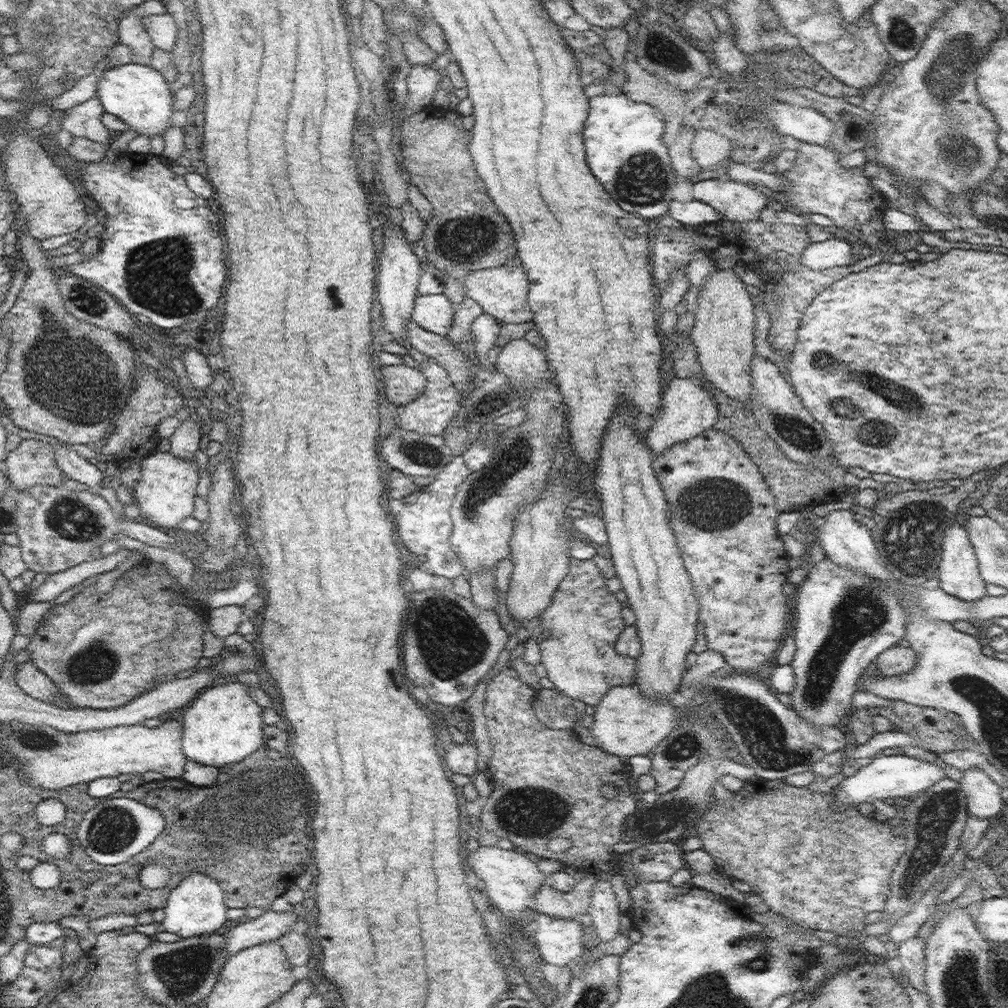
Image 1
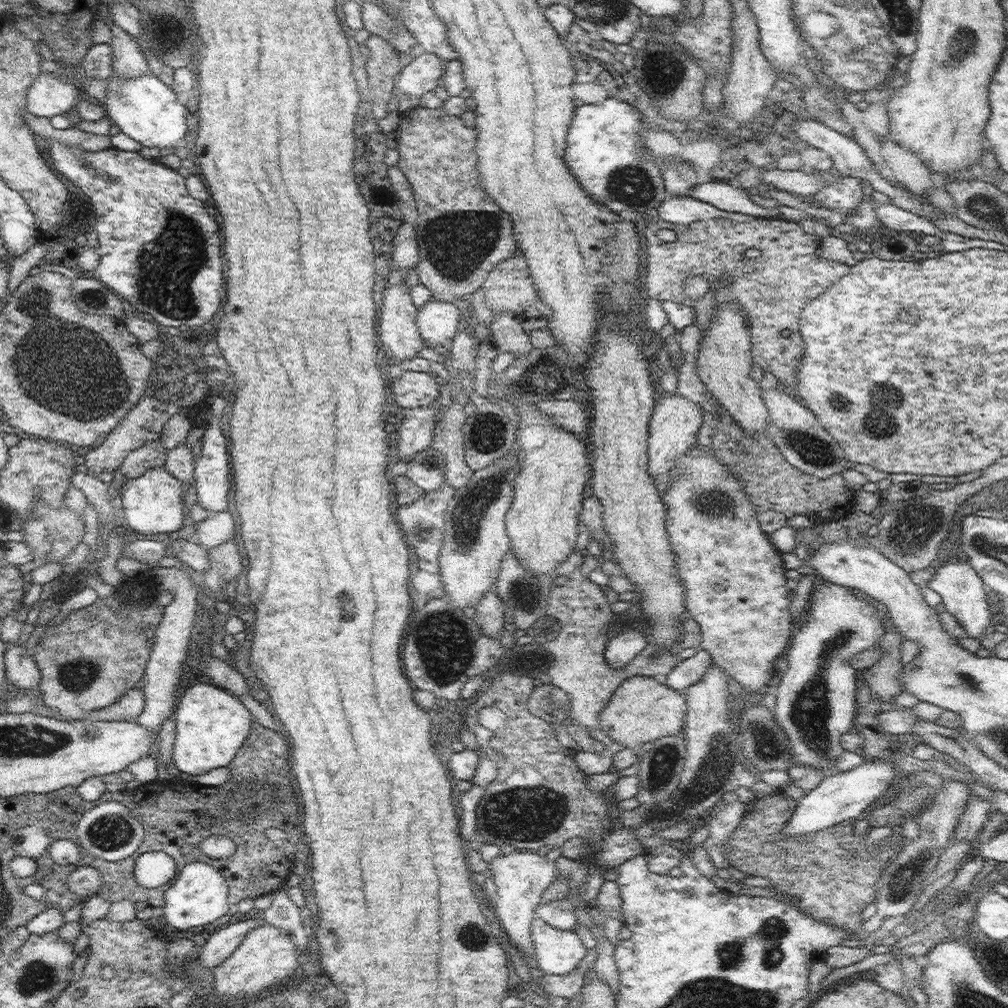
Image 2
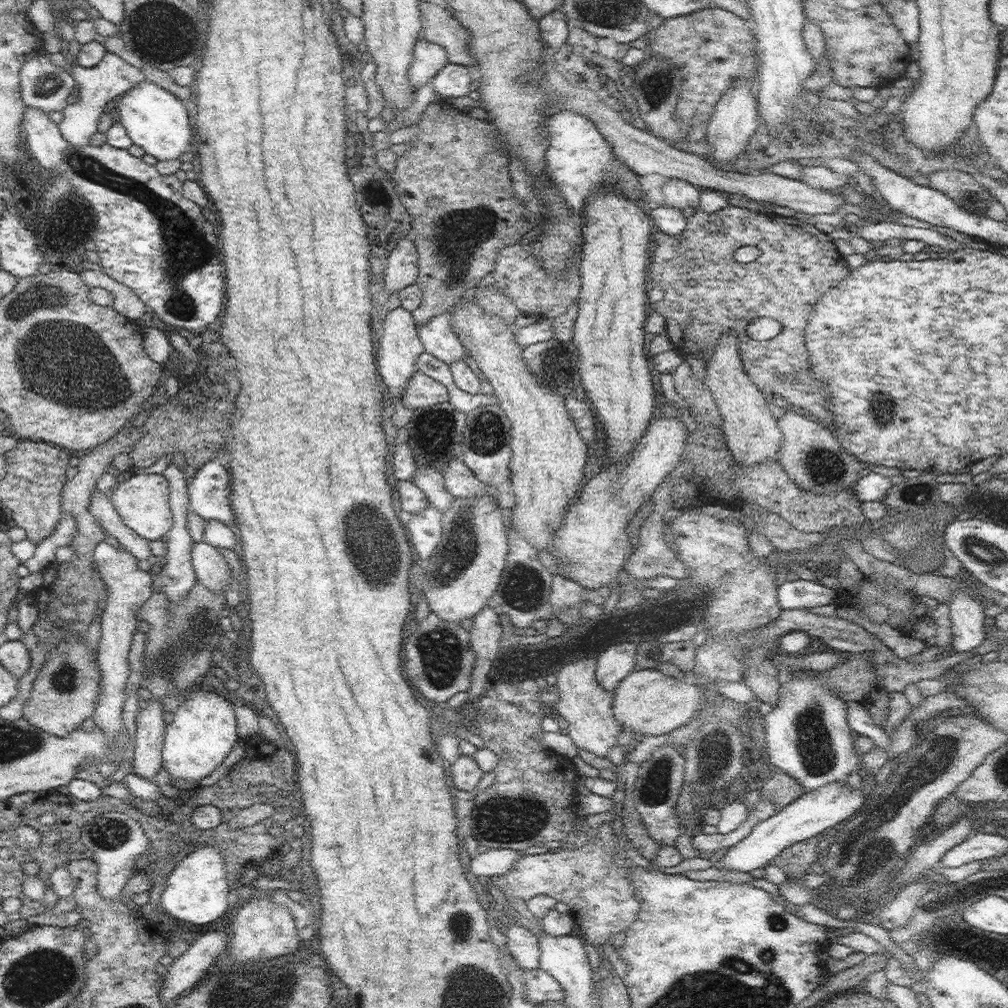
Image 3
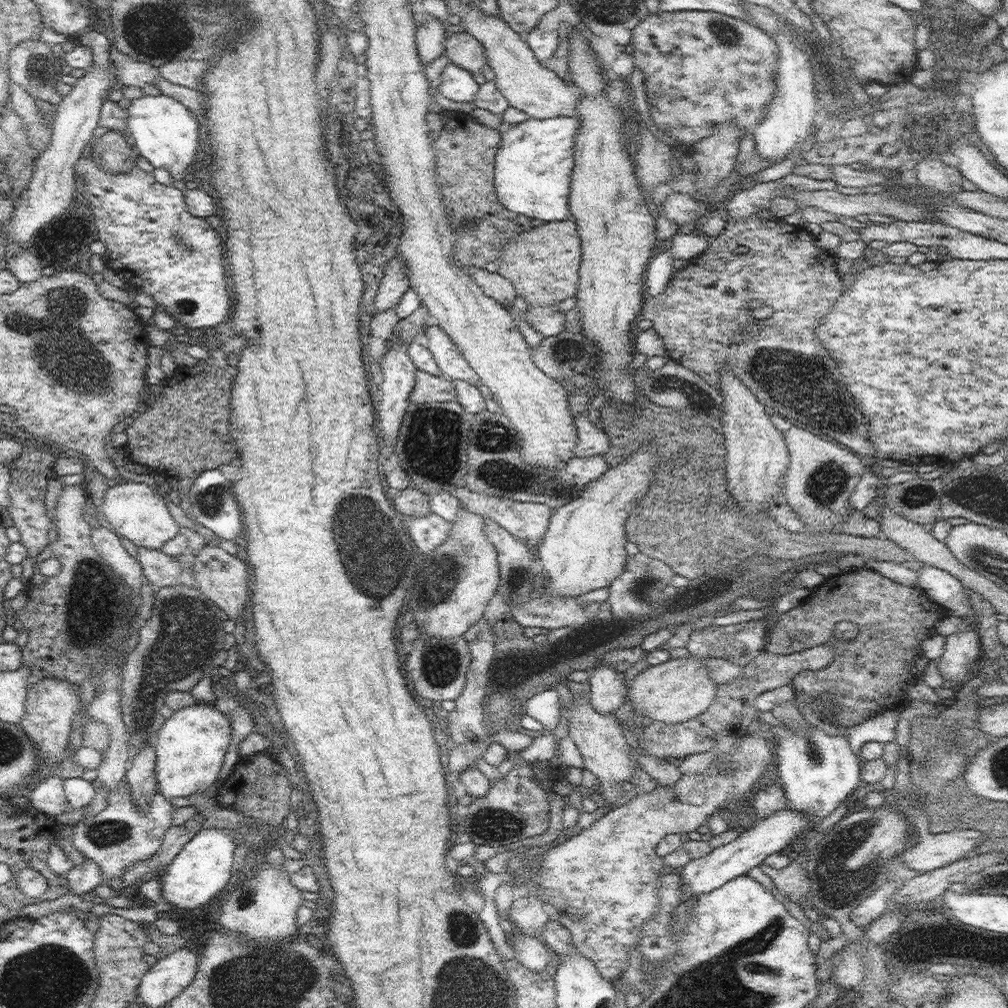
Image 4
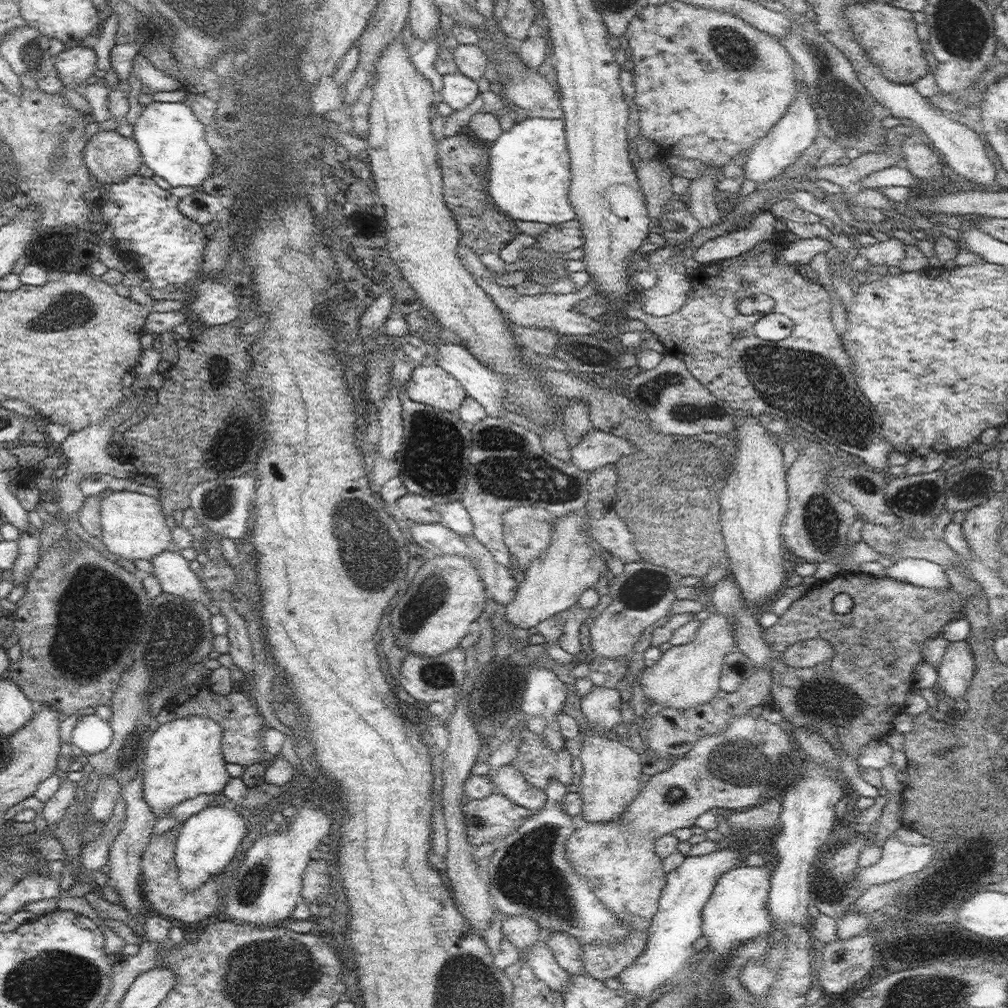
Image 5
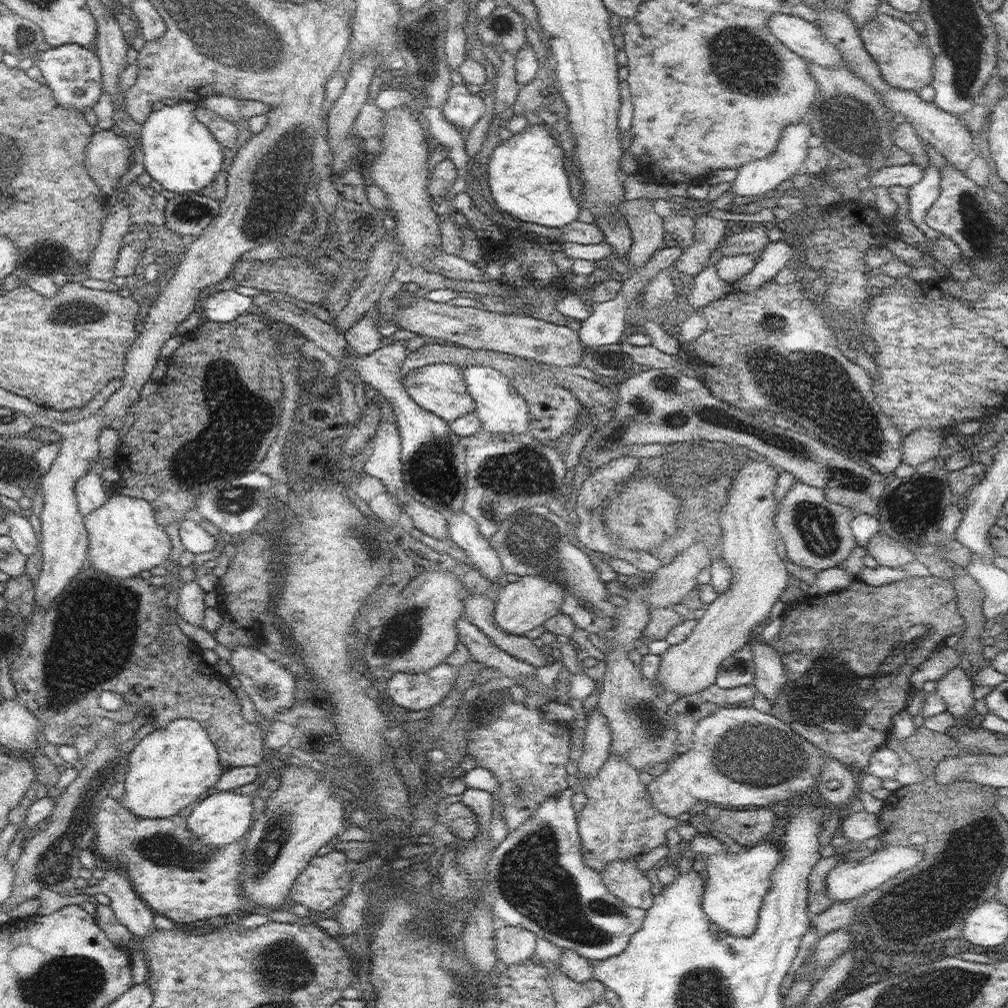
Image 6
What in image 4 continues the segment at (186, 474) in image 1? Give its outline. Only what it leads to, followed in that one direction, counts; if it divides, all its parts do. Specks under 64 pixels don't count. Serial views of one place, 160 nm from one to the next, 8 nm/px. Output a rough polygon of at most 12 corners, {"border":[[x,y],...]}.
{"border":[[112,483],[100,510],[117,535],[161,549],[180,528],[148,484]]}

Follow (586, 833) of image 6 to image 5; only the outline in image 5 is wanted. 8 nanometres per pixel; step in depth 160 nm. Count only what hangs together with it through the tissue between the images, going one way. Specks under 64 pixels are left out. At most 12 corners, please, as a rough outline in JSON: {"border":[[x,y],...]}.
{"border":[[592,731],[579,756],[581,813],[619,819],[635,800],[640,756]]}

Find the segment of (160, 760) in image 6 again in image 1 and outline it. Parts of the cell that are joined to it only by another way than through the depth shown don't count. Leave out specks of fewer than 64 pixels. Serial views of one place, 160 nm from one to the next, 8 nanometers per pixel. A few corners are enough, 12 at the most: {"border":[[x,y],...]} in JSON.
{"border":[[245,683],[204,688],[183,711],[181,747],[220,768],[263,746]]}

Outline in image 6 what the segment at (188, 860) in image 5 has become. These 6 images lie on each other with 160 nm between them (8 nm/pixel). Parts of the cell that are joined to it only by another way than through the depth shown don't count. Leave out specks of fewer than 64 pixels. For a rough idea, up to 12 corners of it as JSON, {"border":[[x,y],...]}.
{"border":[[218,790],[187,817],[194,838],[226,846],[253,823],[252,797]]}

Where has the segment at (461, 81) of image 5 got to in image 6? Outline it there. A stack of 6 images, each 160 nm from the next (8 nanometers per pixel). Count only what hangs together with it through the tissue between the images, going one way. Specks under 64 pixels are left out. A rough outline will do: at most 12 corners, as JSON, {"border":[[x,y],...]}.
{"border":[[453,83],[441,104],[453,125],[470,130],[484,114],[467,83]]}

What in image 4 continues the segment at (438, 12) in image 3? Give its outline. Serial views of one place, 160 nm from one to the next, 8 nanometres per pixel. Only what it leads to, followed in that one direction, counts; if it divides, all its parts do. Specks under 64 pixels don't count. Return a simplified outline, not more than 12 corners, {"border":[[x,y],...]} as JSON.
{"border":[[468,32],[448,35],[445,55],[473,75],[487,64]]}

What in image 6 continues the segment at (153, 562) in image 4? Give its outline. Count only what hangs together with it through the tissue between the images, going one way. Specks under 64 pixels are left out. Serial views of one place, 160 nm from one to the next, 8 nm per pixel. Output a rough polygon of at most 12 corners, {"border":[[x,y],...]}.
{"border":[[179,579],[179,616],[198,626],[205,617],[207,592],[195,580]]}

